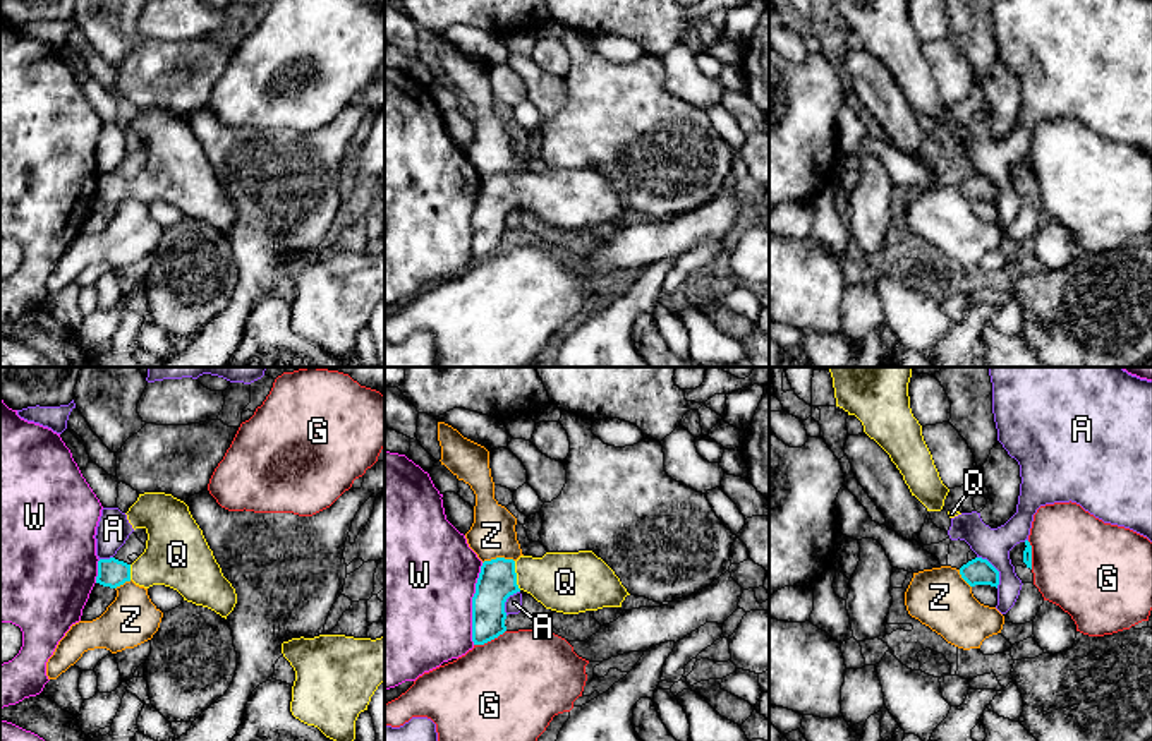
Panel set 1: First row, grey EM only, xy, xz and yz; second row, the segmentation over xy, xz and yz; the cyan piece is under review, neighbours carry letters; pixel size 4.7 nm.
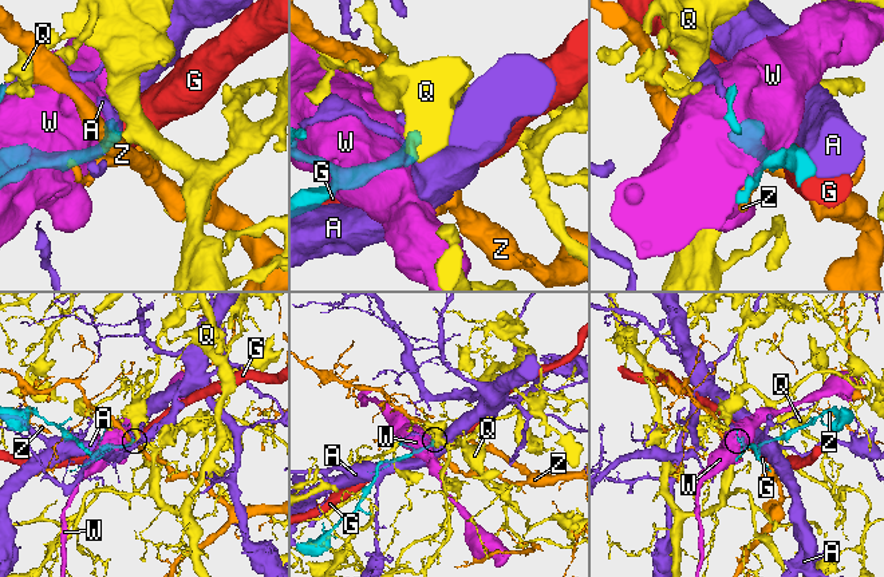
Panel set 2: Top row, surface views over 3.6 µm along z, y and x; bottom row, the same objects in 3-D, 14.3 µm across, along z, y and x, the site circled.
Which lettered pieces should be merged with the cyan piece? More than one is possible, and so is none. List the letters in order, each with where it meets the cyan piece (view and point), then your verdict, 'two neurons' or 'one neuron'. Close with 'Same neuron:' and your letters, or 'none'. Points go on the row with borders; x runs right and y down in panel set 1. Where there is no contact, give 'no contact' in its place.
A: meets cyan in yz at (996, 570); two neurons
G: meets cyan in xz at (490, 640); two neurons
Q: meets cyan in xz at (515, 575); one neuron
W: meets cyan in xz at (472, 604); two neurons
Z: meets cyan in xz at (498, 558); two neurons
Same neuron: Q

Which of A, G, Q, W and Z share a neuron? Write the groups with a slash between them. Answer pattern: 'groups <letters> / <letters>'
groups A / G / Q / W / Z

